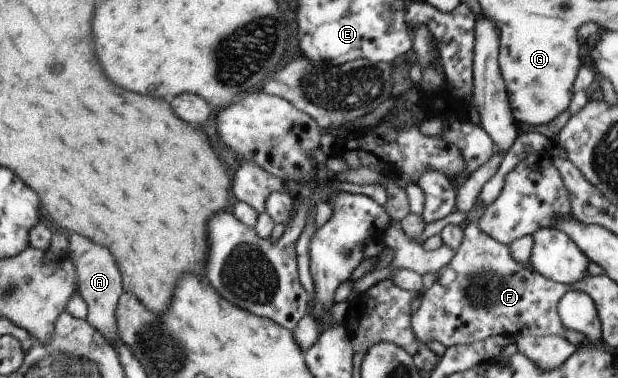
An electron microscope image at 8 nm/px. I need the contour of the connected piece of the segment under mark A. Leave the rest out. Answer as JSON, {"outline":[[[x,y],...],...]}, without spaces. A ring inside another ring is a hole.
{"outline":[[[70,234],[69,243],[70,248],[67,255],[77,268],[79,293],[88,303],[89,313],[86,319],[104,338],[107,338],[112,348],[118,350],[118,342],[123,340],[120,337],[117,310],[119,300],[126,291],[118,264],[108,248],[98,246],[80,234]]]}

